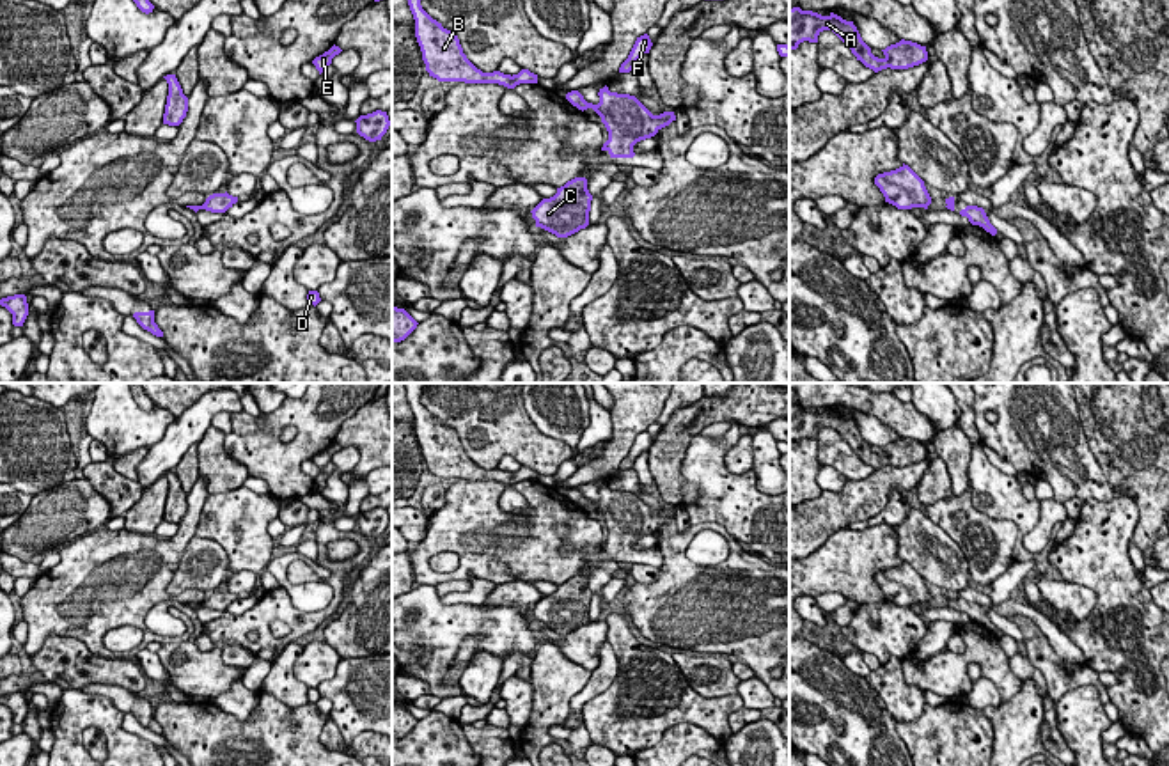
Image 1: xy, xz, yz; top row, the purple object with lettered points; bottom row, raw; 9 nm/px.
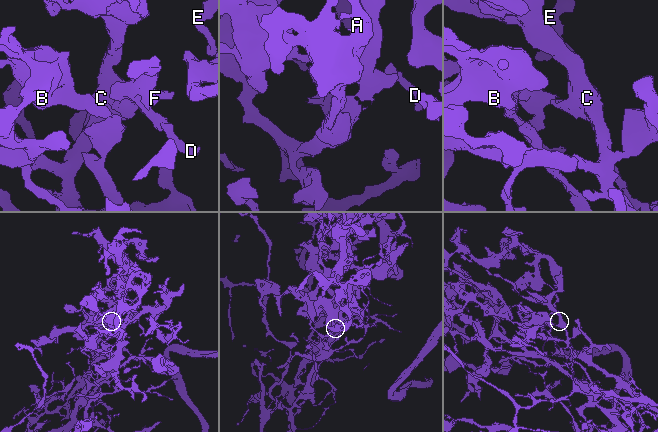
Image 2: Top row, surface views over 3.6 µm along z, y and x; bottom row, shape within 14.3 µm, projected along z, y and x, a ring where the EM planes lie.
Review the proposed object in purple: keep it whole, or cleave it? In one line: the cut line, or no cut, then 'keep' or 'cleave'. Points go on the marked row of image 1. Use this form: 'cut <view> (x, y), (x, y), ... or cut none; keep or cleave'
cut none; keep

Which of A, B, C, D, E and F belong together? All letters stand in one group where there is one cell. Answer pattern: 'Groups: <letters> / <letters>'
Groups: A B C D E F

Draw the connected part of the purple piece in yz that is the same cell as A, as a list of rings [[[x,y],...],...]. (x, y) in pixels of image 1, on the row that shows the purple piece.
[[[800,7],[789,9],[789,50],[796,50],[804,41],[818,43],[818,35],[823,30],[832,30],[851,50],[857,60],[875,73],[887,67],[908,69],[928,60],[926,46],[905,39],[882,50],[885,57],[878,59],[862,41],[853,21],[846,21],[834,12],[821,16]]]

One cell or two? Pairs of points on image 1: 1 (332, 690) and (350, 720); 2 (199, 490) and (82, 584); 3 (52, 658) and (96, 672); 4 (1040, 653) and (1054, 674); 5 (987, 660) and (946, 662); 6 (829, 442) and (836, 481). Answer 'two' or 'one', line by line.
1: one
2: one
3: one
4: one
5: one
6: two

